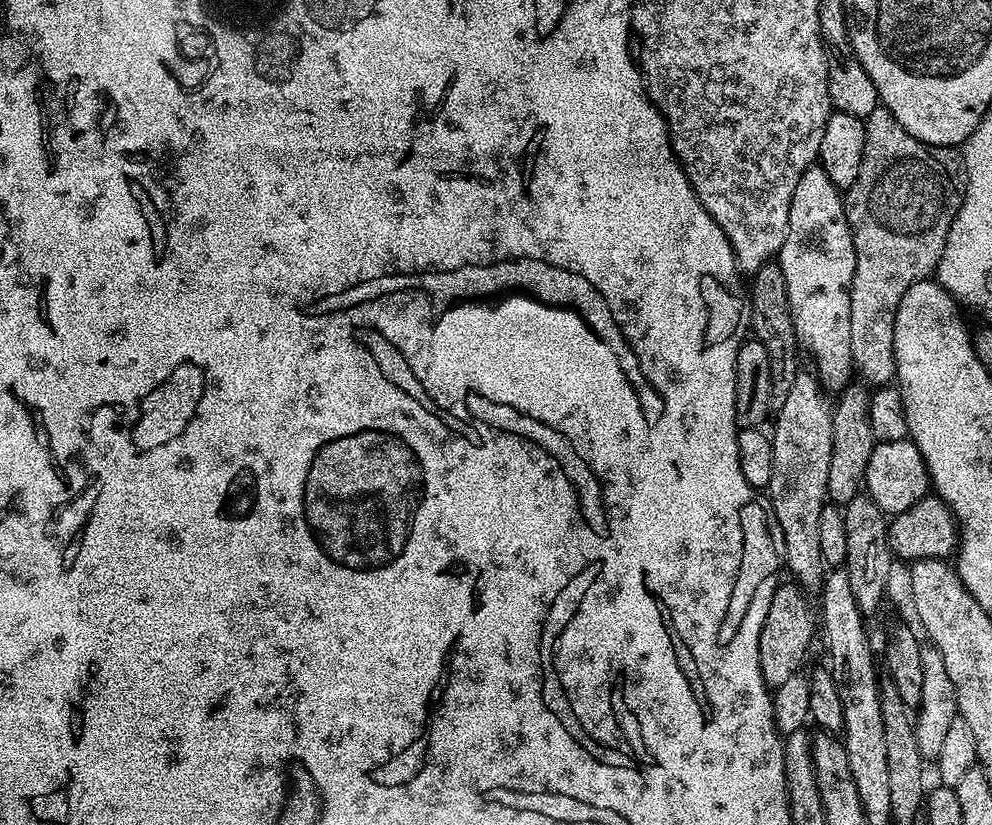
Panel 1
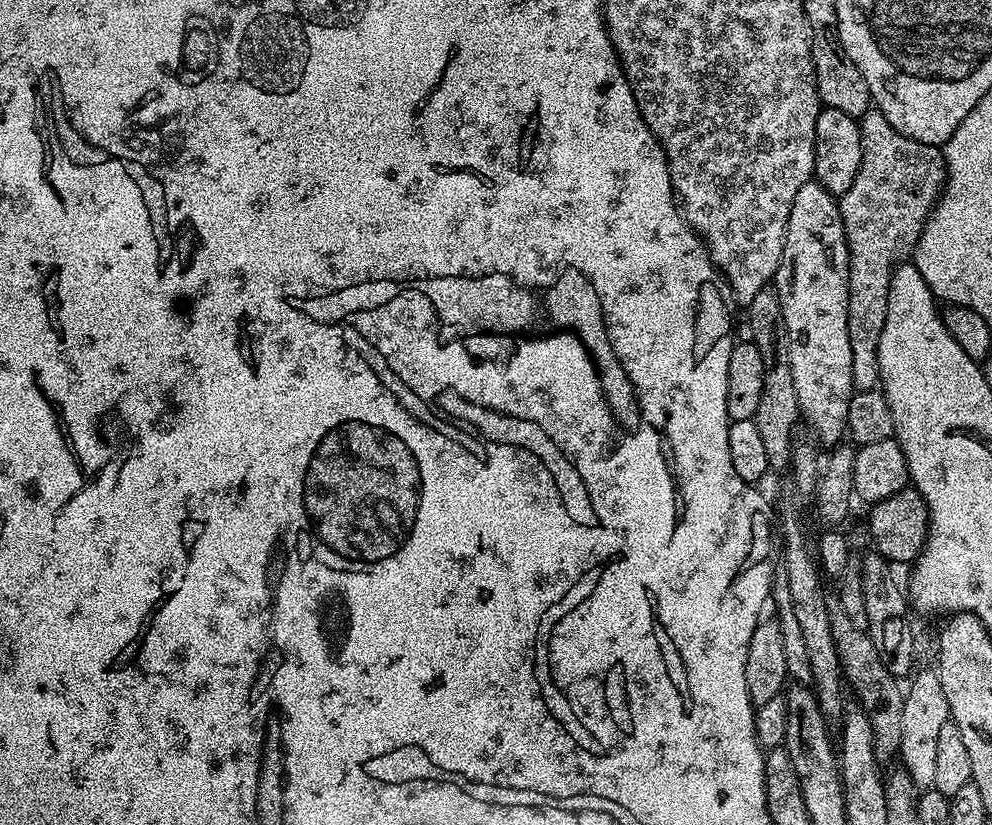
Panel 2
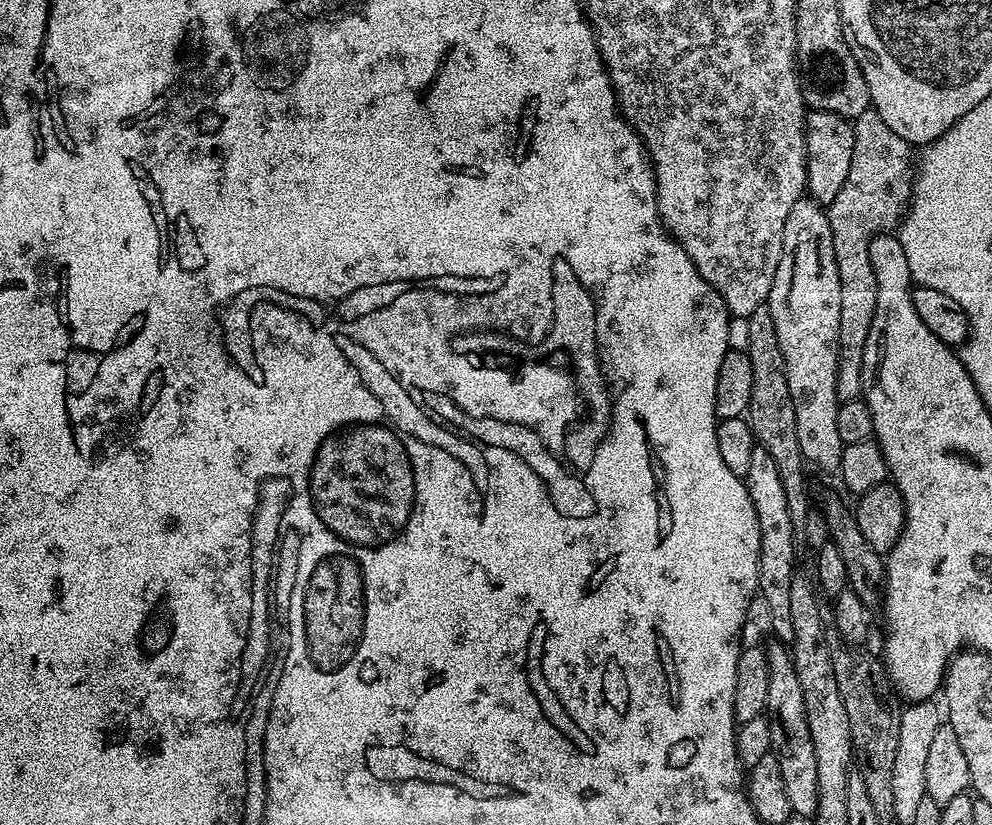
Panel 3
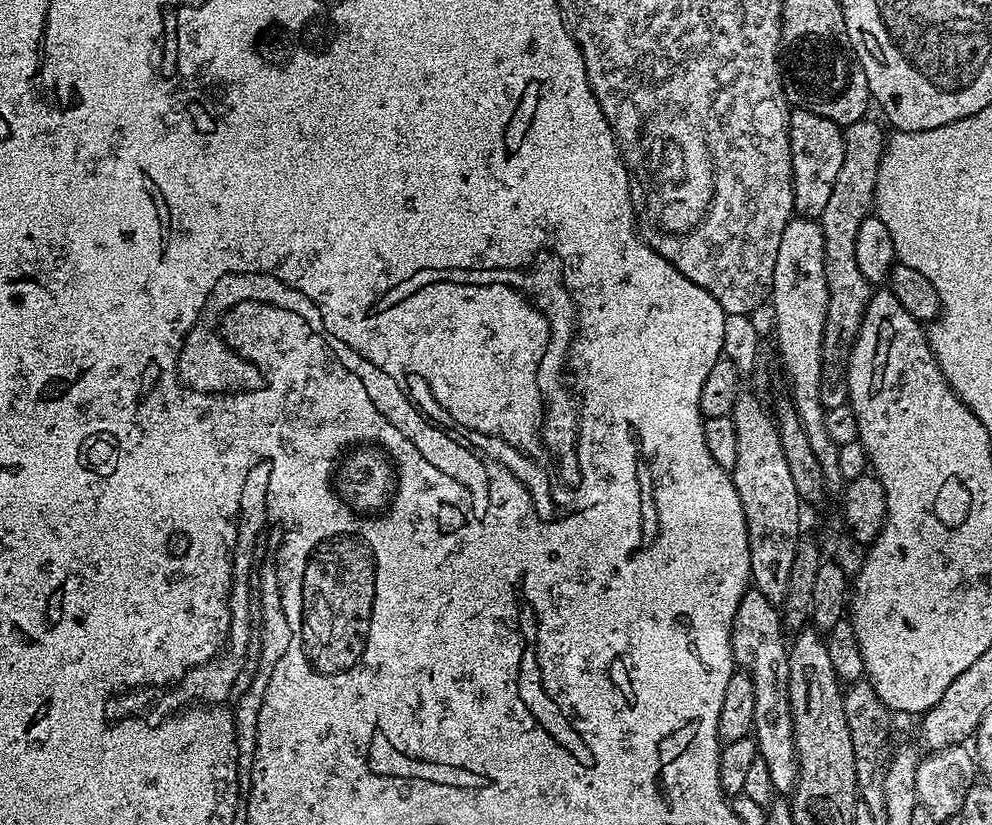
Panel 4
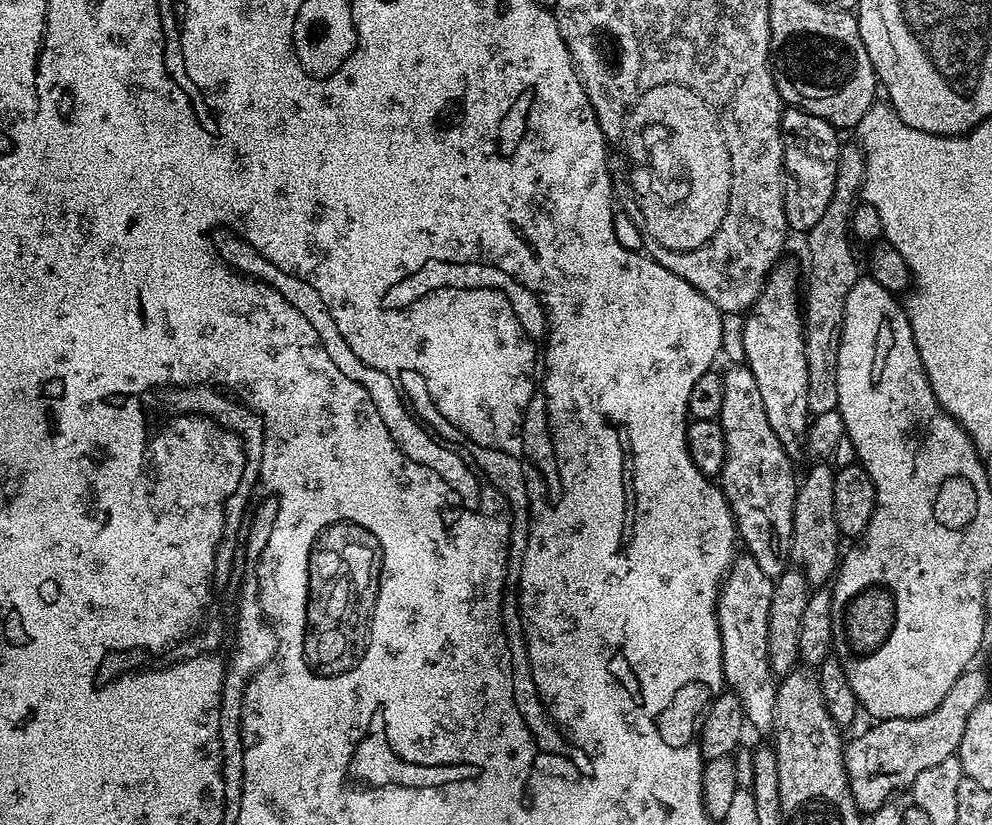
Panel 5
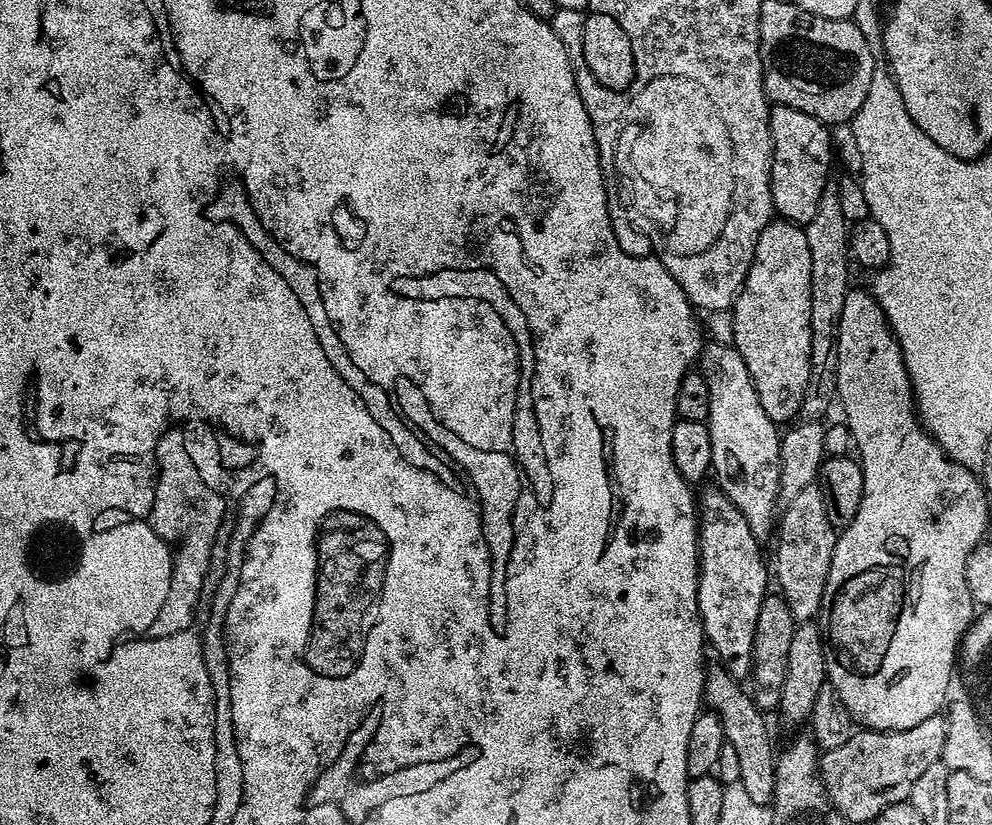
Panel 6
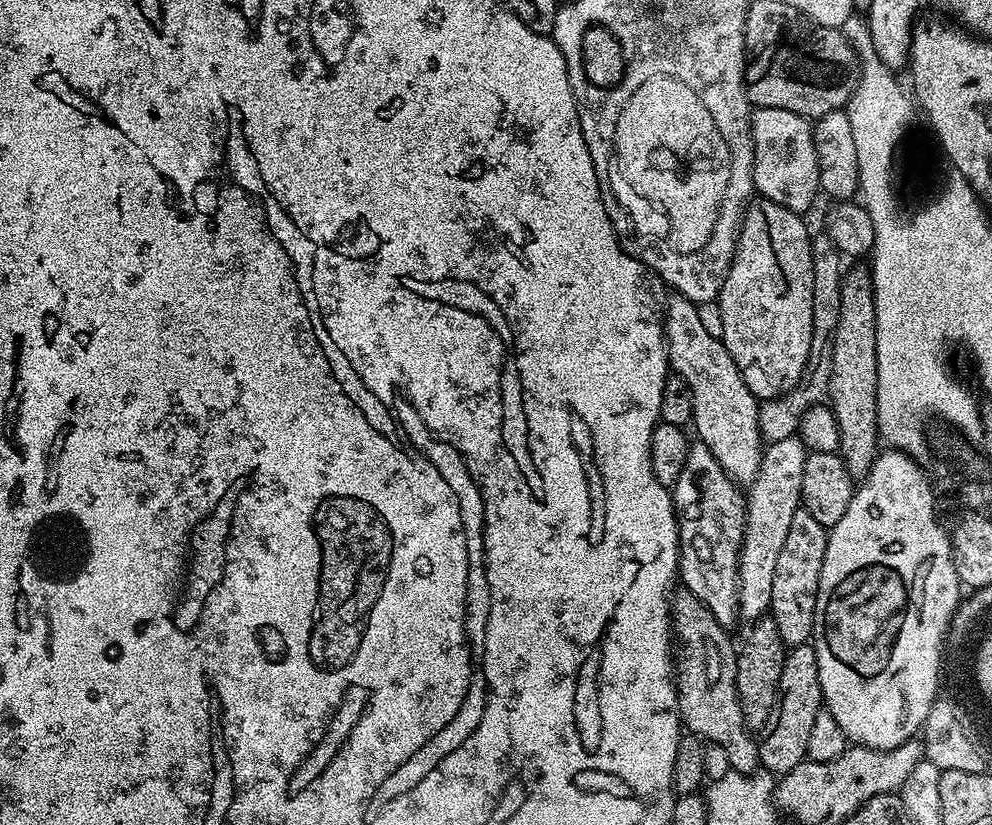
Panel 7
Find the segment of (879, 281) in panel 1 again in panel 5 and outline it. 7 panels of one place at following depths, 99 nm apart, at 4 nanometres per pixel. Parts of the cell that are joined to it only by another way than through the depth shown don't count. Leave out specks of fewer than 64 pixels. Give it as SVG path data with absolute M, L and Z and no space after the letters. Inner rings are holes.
M841 143L838 154L838 174L834 182L834 194L830 197L830 206L826 214L806 234L808 240L808 268L812 273L806 276L806 301L803 303L804 345L808 363L808 411L812 416L834 412L838 409L838 342L842 338L842 322L846 318L846 298L858 278L856 256L852 253L853 237L850 235L850 217L858 203L864 186L864 152L859 143Z

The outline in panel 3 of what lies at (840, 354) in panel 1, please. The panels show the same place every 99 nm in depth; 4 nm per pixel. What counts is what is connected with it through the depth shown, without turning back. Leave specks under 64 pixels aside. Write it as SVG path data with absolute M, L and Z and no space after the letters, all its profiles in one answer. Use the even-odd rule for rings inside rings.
M801 198L794 202L794 210L790 210L790 218L786 218L786 226L782 230L782 258L778 262L778 270L774 274L774 282L770 286L767 308L770 318L774 318L774 330L778 330L778 346L782 346L782 358L786 362L786 382L790 382L790 402L794 402L794 422L798 425L798 446L802 450L805 461L816 468L825 468L826 471L835 473L842 462L844 443L838 435L838 410L842 401L838 398L838 321L842 315L842 282L838 282L838 262L834 262L834 234L830 234L828 213L821 205L811 198Z

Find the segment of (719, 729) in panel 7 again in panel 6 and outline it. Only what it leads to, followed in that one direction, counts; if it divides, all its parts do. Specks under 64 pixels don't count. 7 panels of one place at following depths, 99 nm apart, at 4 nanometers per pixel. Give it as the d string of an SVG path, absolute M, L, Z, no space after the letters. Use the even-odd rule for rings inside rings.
M719 666L709 667L704 673L703 703L716 713L716 717L722 722L727 747L730 752L732 748L733 754L736 755L736 764L740 767L738 783L742 786L742 790L746 790L746 795L754 802L771 805L774 782L776 781L776 756L774 755L774 748L772 752L772 740L768 737L768 724L764 721L765 713L756 707L751 695L745 689L743 692L740 688L743 688L741 681L734 679L724 668Z

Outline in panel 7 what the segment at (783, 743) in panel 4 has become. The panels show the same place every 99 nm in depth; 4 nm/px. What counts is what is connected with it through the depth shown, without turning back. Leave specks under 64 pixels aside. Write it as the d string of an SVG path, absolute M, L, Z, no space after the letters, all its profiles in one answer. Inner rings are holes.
M693 443L686 454L686 466L671 489L672 507L676 510L676 529L680 539L681 585L714 614L726 630L741 619L738 602L738 566L744 541L746 496L735 480L718 466L718 458L704 444Z

